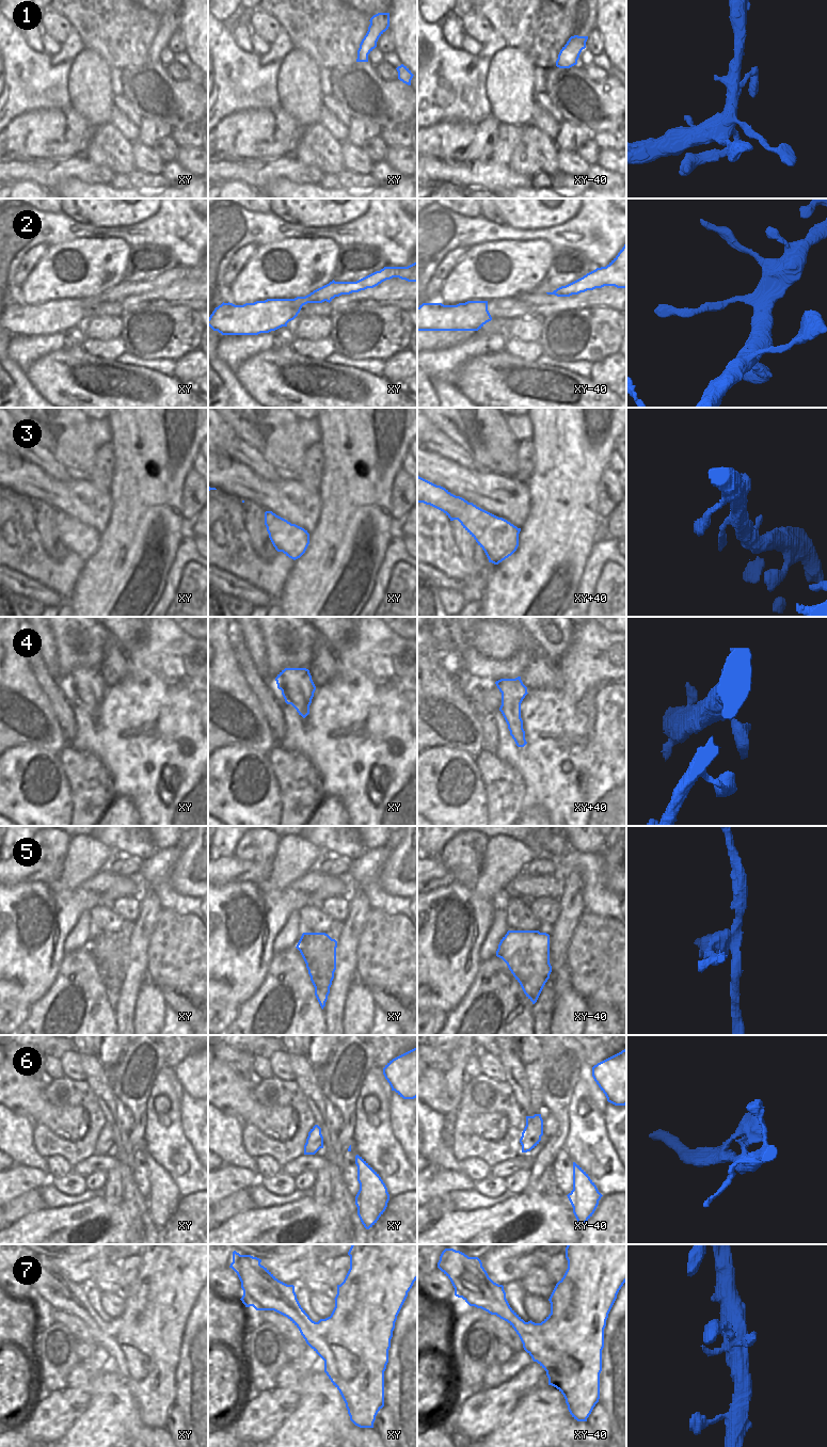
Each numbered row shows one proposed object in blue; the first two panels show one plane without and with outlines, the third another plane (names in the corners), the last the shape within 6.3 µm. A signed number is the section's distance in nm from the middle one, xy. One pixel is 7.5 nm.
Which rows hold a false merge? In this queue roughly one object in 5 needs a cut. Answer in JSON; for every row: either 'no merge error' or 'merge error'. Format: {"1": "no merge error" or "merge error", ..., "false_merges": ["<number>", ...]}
{"1": "no merge error", "2": "no merge error", "3": "no merge error", "4": "no merge error", "5": "merge error", "6": "no merge error", "7": "no merge error", "false_merges": ["5"]}

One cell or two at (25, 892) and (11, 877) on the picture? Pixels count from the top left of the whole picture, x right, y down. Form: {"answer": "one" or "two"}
{"answer": "two"}

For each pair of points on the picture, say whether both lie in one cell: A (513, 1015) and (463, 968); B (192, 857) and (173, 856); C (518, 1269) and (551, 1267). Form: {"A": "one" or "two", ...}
{"A": "two", "B": "two", "C": "two"}

